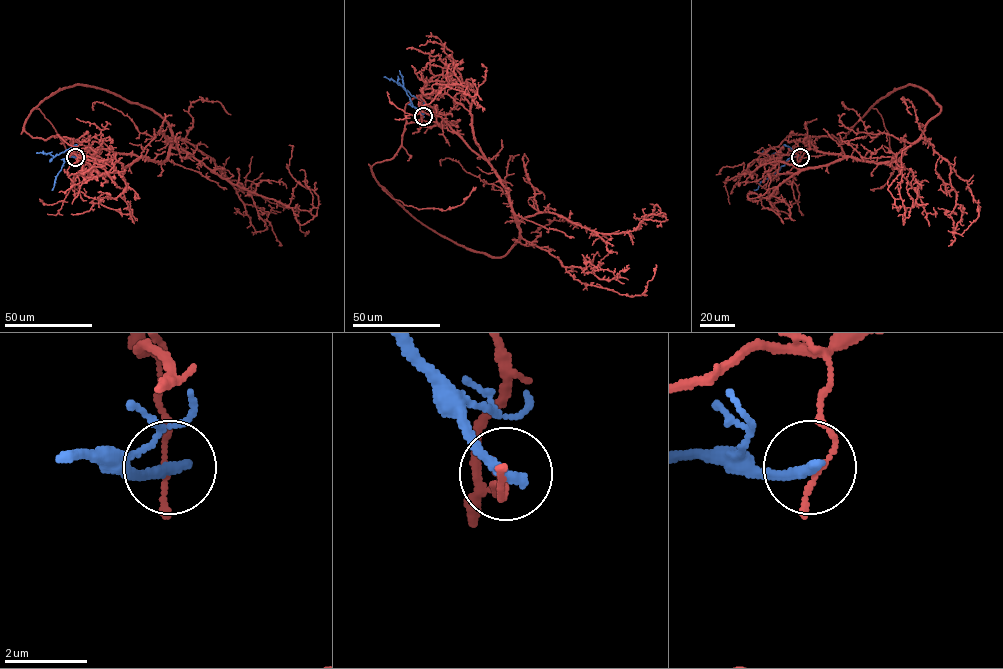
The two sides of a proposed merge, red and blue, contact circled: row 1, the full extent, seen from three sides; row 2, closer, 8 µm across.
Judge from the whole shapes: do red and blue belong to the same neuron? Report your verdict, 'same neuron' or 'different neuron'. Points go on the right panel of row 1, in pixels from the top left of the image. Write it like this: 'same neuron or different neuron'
different neuron

